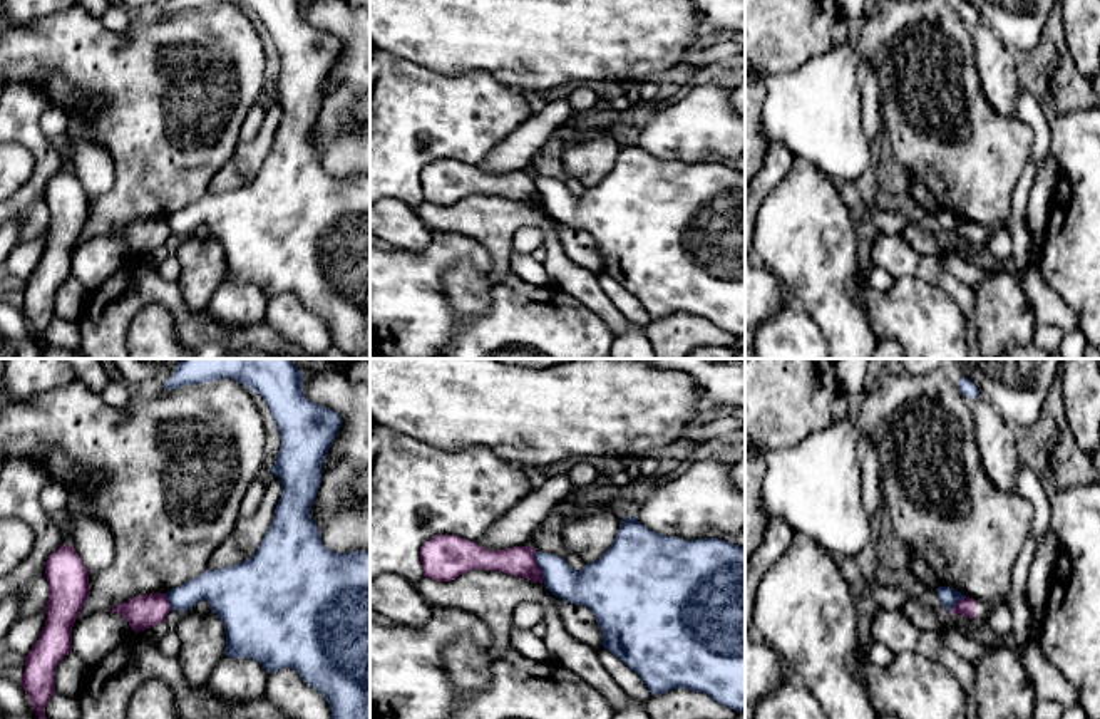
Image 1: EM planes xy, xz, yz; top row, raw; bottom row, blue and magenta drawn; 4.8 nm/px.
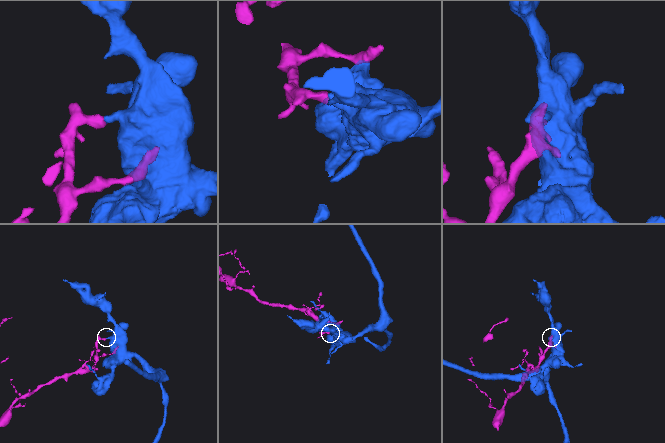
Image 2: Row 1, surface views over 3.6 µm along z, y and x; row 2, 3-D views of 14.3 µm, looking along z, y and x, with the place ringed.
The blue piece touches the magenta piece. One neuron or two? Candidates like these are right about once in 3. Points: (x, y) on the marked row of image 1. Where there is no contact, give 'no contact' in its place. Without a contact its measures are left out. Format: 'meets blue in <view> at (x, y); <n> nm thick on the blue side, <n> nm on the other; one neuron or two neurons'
meets blue in xz at (539, 567); 180 nm thick on the blue side, 140 nm on the other; two neurons

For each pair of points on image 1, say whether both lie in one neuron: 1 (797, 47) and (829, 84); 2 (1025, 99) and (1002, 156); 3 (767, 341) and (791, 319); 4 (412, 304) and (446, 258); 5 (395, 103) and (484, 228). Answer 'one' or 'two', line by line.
1: two
2: two
3: one
4: one
5: two

